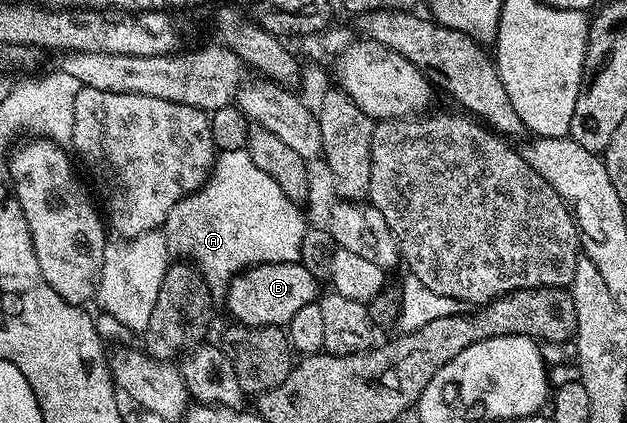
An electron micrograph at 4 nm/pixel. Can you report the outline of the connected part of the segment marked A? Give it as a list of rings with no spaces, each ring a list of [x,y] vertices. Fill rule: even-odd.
[[[247,150],[221,151],[208,174],[208,181],[197,192],[192,192],[172,207],[162,226],[162,233],[173,257],[199,268],[209,288],[224,290],[239,272],[254,264],[299,260],[306,229],[300,208],[297,201],[282,194],[282,186],[278,186],[266,170],[258,170],[258,166],[254,166],[254,158],[250,158]]]

